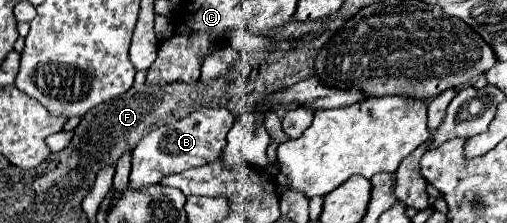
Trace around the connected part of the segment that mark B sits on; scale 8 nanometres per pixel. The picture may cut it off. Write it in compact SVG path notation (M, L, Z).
M201 108L183 120L175 120L167 126L155 128L133 150L133 166L129 174L129 186L141 190L145 186L159 184L169 174L179 174L189 168L213 162L225 148L227 132L233 124L233 116L227 108Z

